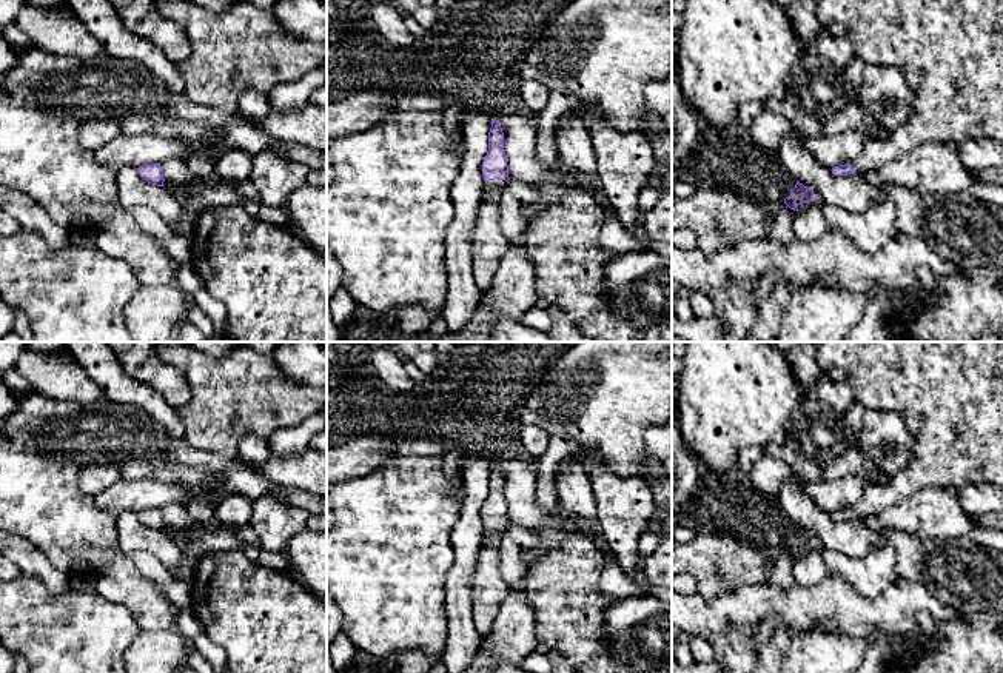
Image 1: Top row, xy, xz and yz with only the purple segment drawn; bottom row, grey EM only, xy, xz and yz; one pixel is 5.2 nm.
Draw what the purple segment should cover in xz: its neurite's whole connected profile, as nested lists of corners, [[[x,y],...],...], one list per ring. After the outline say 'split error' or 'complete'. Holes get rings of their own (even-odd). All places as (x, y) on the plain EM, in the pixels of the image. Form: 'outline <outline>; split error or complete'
outline [[[496,462],[488,477],[488,496],[482,507],[484,541],[498,533],[508,521],[507,499],[504,494],[504,477]]]; split error

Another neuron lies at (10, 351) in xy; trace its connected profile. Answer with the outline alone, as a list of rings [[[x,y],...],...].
[[[0,342],[0,374],[15,367],[15,360],[25,350],[25,342]]]

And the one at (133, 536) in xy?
[[[123,511],[116,517],[119,548],[125,556],[149,551],[163,565],[173,568],[182,557],[179,547],[163,533],[143,525],[136,511]]]

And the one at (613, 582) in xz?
[[[604,551],[605,564],[599,578],[599,588],[610,599],[632,599],[642,596],[642,588],[627,576],[610,551]]]

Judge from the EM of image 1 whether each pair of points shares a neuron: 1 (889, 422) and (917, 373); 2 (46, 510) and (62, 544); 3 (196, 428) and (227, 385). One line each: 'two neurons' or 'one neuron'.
1: two neurons
2: one neuron
3: one neuron

